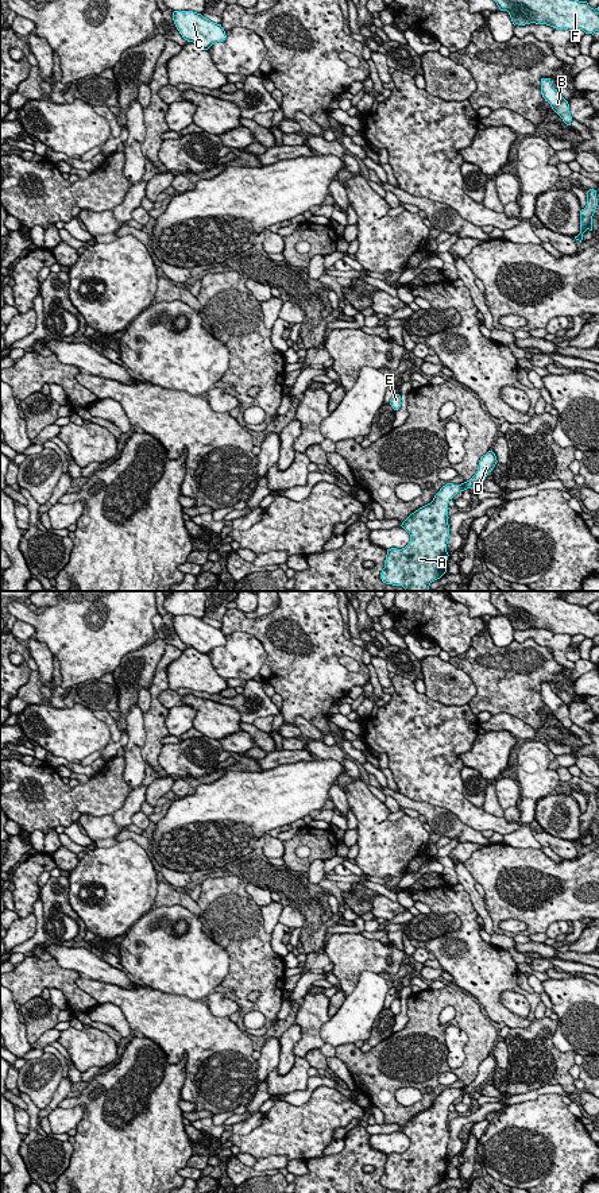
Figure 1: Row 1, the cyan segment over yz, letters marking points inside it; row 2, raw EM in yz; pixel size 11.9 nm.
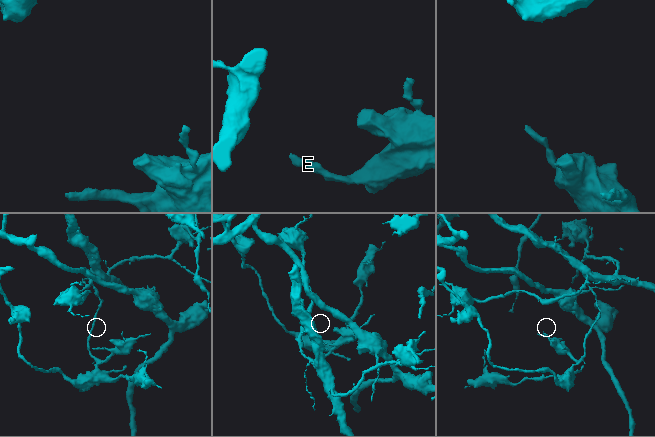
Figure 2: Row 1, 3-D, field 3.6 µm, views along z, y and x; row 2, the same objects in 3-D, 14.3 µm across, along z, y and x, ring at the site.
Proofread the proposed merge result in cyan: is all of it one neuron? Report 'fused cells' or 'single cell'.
fused cells

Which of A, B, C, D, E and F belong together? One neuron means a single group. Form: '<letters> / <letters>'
A / B C D E F

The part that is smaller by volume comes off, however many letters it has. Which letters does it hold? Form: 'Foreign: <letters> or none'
Foreign: A

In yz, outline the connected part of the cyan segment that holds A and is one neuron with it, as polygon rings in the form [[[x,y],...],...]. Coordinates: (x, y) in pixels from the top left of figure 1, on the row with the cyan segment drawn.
[[[447,483],[430,503],[402,522],[410,541],[402,549],[387,549],[380,572],[383,583],[402,586],[406,591],[428,591],[430,583],[447,572],[448,503],[460,491],[464,491],[461,484]]]

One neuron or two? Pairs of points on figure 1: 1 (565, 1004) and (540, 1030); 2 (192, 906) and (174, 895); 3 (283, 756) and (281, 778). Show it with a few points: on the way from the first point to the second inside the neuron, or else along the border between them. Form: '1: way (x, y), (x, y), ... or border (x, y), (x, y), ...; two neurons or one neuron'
1: border (557, 1020), (552, 1039), (553, 1045), (564, 1051); two neurons
2: way (188, 902), (178, 896); one neuron
3: border (313, 759), (285, 763), (262, 771); two neurons

